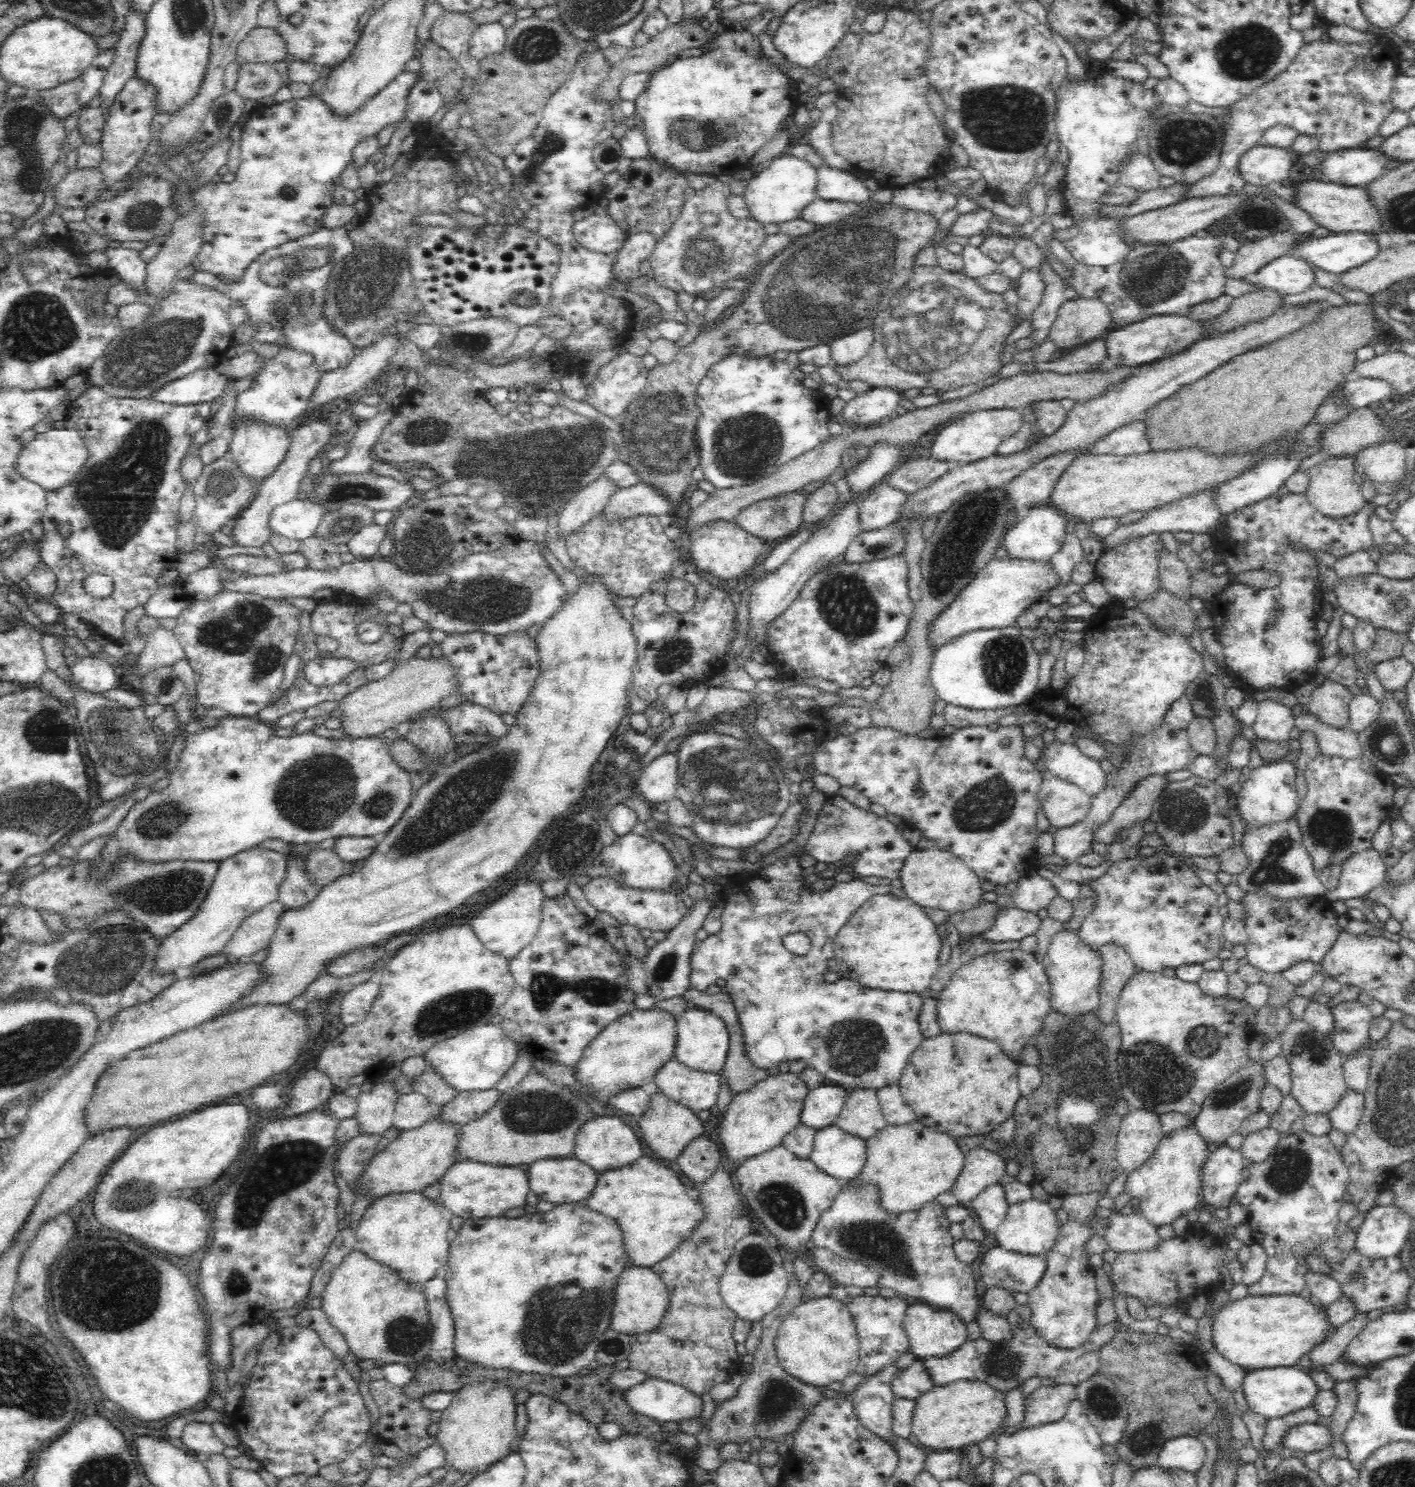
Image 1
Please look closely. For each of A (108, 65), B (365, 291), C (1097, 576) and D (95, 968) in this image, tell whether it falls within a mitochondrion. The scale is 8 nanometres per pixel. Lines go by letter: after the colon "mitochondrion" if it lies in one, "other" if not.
A: other
B: mitochondrion
C: other
D: mitochondrion

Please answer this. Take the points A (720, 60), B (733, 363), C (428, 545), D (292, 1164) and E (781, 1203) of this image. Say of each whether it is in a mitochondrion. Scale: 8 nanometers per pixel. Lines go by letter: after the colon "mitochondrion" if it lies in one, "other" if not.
A: other
B: other
C: mitochondrion
D: mitochondrion
E: mitochondrion

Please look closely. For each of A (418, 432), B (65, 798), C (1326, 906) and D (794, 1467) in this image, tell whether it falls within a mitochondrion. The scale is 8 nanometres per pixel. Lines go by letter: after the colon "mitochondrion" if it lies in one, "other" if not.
A: mitochondrion
B: mitochondrion
C: other
D: other

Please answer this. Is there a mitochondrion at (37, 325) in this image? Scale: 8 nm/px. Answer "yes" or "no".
yes

